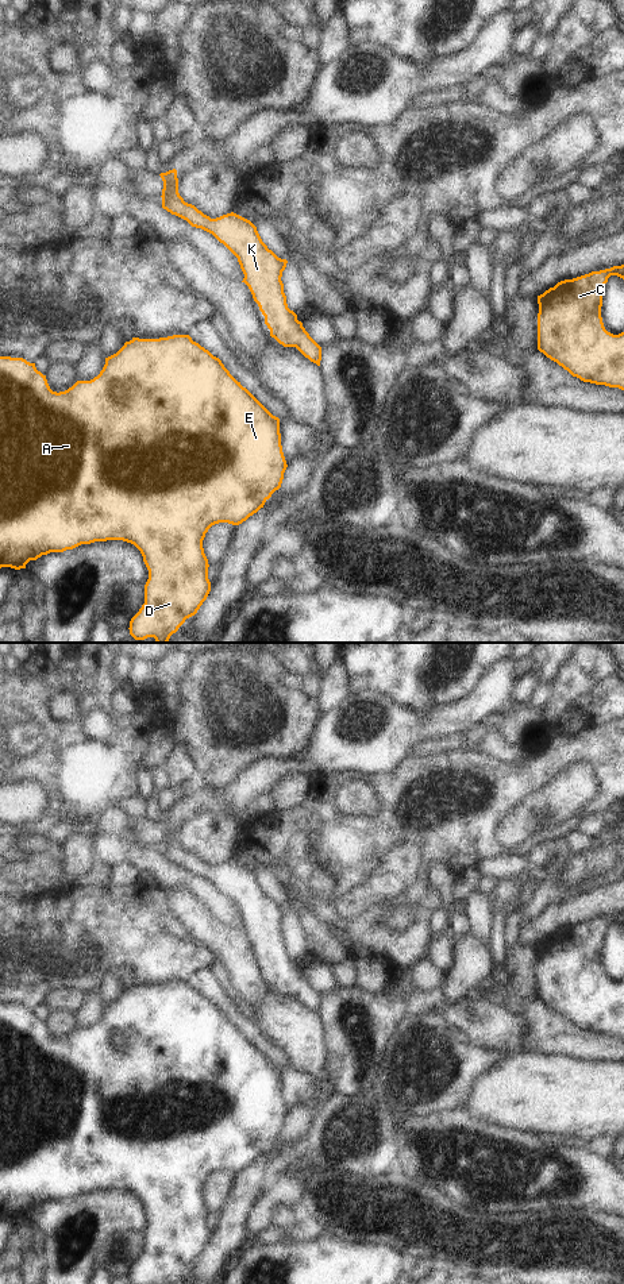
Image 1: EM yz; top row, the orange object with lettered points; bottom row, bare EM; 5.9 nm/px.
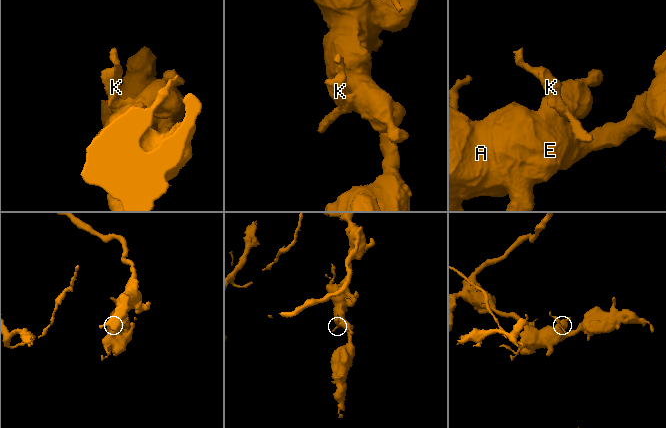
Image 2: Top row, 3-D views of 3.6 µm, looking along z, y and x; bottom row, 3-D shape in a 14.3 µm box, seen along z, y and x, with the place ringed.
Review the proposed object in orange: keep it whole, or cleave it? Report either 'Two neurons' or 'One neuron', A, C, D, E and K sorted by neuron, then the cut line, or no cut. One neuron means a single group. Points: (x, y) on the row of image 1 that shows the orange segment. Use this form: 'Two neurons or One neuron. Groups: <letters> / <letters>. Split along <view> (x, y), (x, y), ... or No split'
One neuron. Groups: A C D E K. No split

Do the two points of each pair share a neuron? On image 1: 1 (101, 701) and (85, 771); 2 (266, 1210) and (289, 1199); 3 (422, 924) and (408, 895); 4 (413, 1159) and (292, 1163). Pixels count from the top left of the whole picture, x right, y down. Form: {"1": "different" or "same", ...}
{"1": "same", "2": "same", "3": "same", "4": "different"}

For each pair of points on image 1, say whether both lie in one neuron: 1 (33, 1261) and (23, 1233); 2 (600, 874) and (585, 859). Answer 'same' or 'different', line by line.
1: same
2: different

